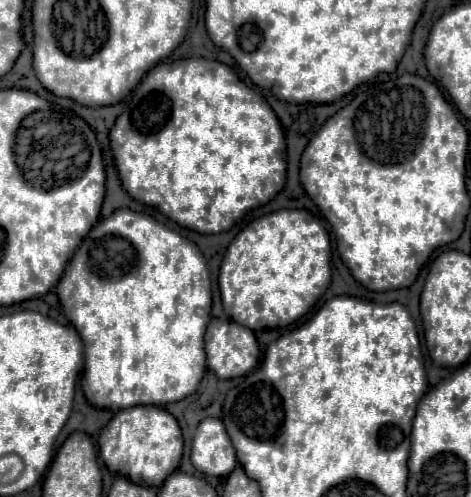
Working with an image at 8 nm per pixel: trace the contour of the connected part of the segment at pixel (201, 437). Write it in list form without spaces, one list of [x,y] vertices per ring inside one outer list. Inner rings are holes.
[[[204,418],[198,424],[190,458],[194,468],[208,476],[226,478],[234,470],[236,454],[222,420]]]

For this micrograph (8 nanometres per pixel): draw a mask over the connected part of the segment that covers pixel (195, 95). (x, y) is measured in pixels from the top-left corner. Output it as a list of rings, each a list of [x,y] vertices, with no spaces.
[[[184,58],[182,60],[173,62],[162,62],[154,68],[174,68],[174,72],[166,72],[166,74],[152,74],[150,76],[146,74],[144,80],[136,86],[126,110],[116,118],[116,124],[110,132],[110,146],[112,146],[112,152],[116,156],[116,166],[118,166],[118,174],[120,174],[120,182],[124,186],[124,190],[138,202],[144,202],[148,206],[154,206],[158,208],[162,214],[166,214],[170,220],[174,220],[176,224],[188,228],[188,230],[194,230],[194,232],[200,232],[200,234],[218,234],[218,232],[226,232],[234,226],[234,222],[246,212],[246,210],[252,210],[252,208],[258,208],[258,206],[264,206],[266,202],[270,202],[284,186],[284,180],[286,180],[286,144],[284,144],[284,132],[282,128],[278,126],[278,120],[274,116],[274,112],[270,110],[268,102],[264,100],[264,96],[256,90],[252,90],[250,86],[246,86],[238,74],[218,62],[218,60],[208,60],[206,58]]]

